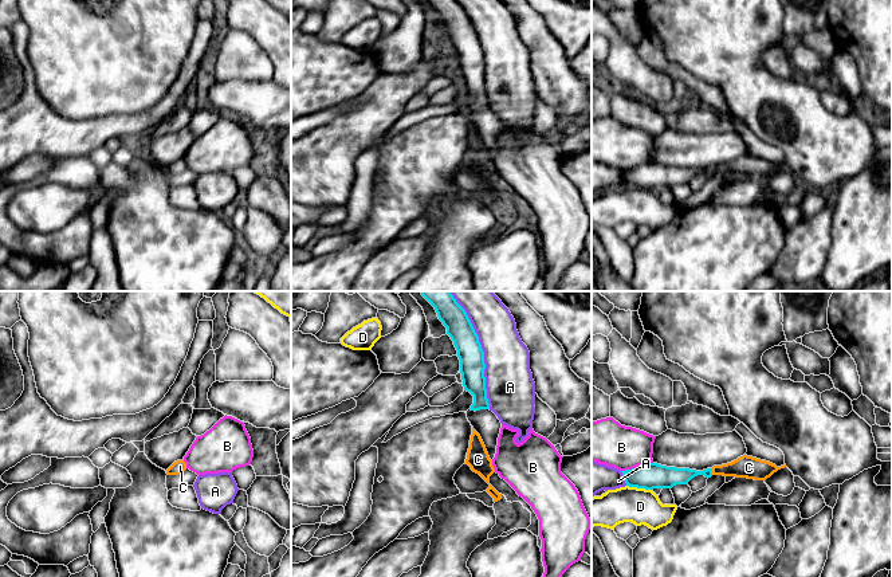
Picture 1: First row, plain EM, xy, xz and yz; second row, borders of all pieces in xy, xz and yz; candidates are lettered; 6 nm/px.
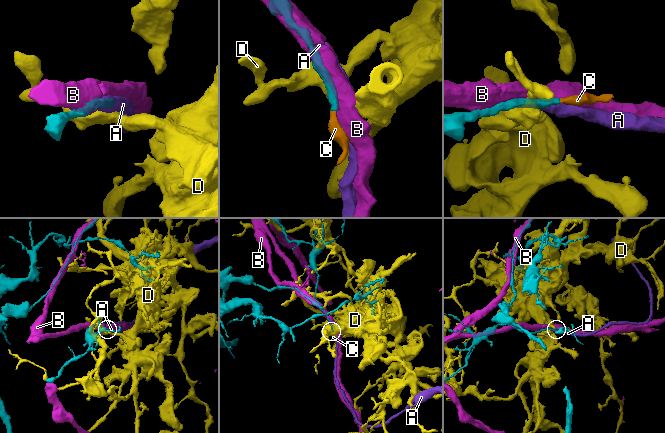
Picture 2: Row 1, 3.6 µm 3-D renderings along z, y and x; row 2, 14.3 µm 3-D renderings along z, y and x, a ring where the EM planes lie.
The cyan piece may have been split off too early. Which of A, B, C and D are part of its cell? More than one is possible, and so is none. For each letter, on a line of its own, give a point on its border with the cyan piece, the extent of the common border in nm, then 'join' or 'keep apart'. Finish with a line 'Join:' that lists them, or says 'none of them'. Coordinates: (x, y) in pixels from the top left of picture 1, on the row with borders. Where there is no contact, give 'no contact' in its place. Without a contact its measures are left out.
A: xz (482, 350) | 750 nm | keep apart
B: yz (636, 467) | 200 nm | keep apart
C: yz (711, 471) | 40 nm | join
D: yz (639, 487) | 160 nm | keep apart
Join: C

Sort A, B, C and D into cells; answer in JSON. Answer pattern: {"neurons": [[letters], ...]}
{"neurons": [["A", "B"], ["C"], ["D"]]}

